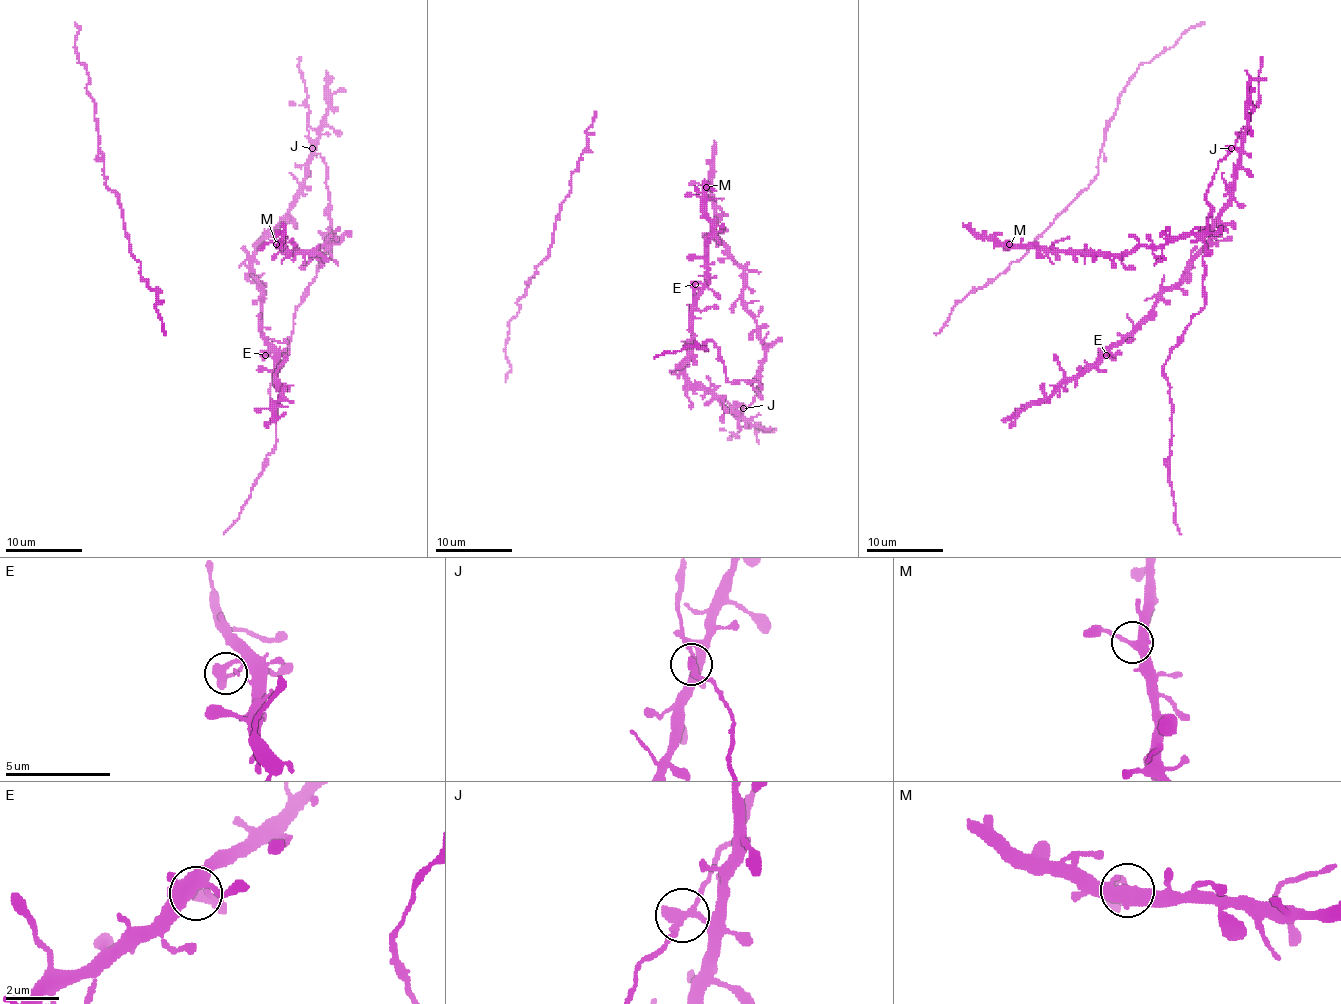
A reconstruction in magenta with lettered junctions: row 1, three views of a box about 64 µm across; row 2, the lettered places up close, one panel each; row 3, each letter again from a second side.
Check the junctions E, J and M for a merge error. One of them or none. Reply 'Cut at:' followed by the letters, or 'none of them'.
Cut at: none of them

